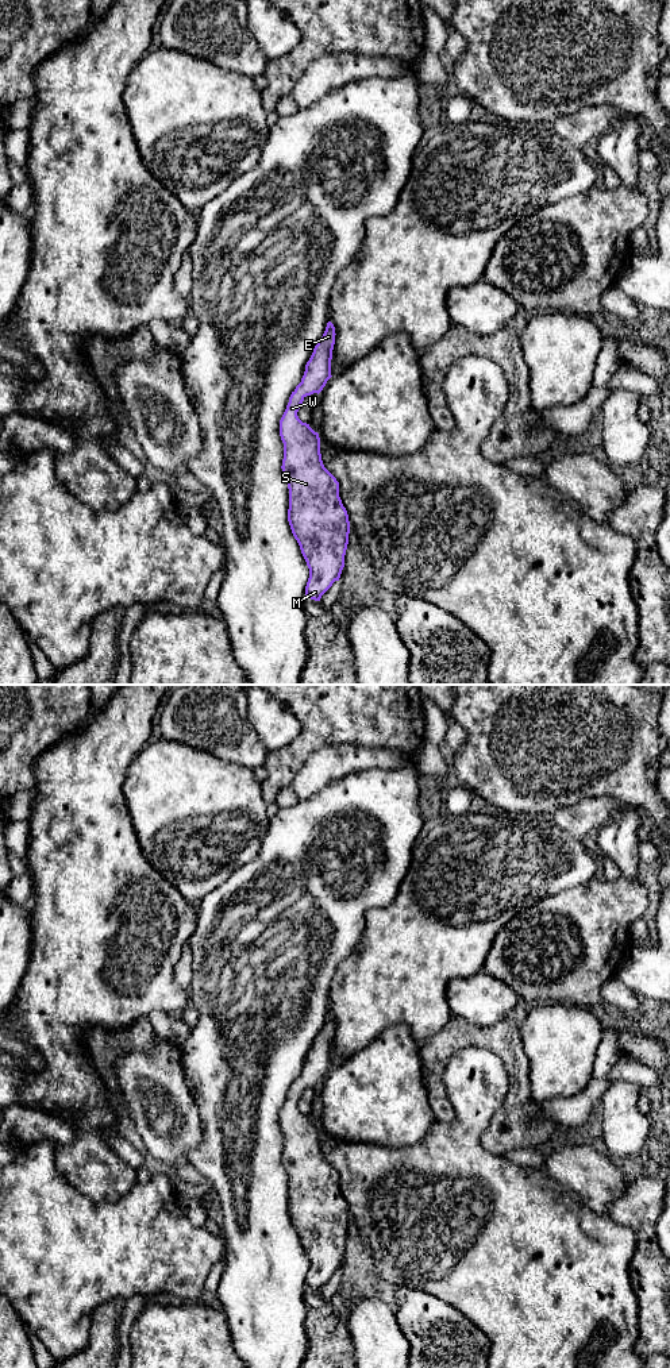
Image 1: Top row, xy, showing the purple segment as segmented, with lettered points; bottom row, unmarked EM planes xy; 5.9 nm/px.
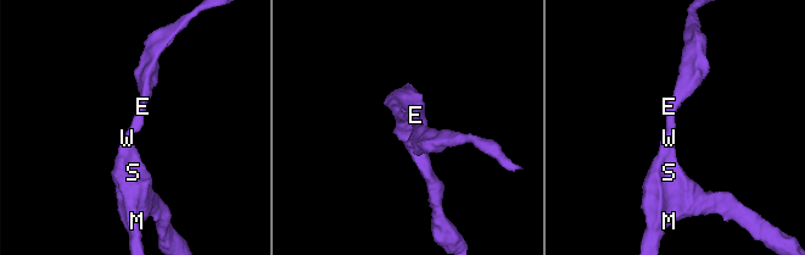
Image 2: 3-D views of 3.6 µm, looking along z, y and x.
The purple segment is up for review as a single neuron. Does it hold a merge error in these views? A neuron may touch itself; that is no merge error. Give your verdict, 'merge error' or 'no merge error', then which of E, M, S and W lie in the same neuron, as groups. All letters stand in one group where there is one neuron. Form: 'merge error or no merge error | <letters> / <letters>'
no merge error | E M S W

